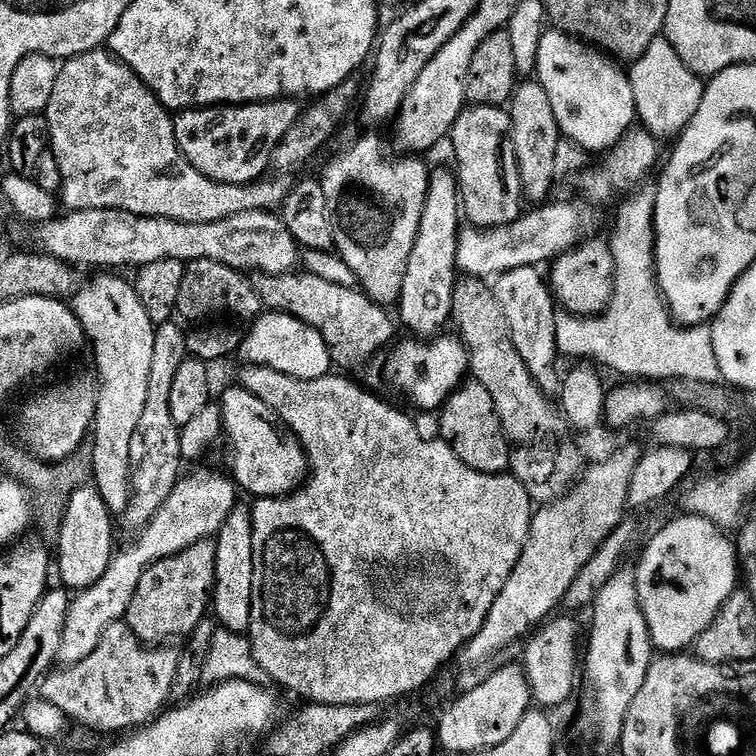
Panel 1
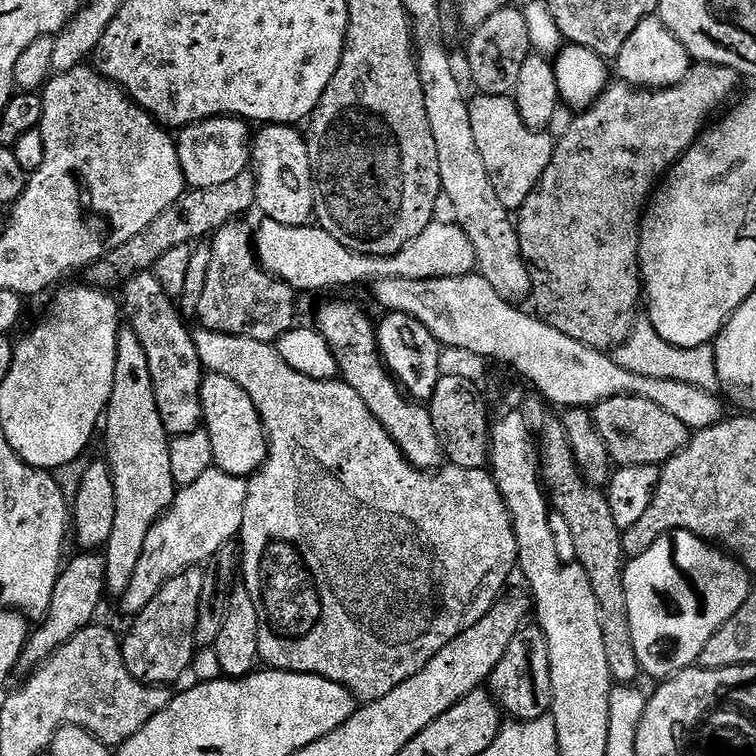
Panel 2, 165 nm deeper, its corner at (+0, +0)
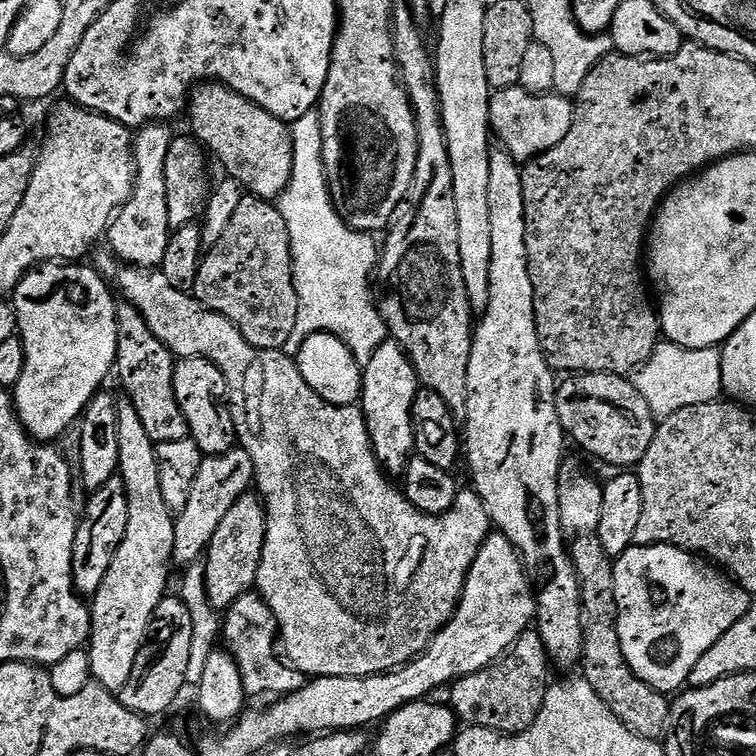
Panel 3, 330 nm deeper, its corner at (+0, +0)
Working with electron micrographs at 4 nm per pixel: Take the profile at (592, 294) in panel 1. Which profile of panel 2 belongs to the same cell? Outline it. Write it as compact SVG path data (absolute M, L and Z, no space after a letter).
M696 62L693 63L692 68L686 74L684 83L676 84L672 88L649 90L647 88L633 88L631 84L623 82L609 83L604 93L590 107L573 115L570 130L566 130L566 138L555 141L556 152L550 158L550 166L546 166L538 186L534 186L530 198L526 198L524 205L519 208L520 220L515 221L516 233L520 235L520 252L524 255L524 261L528 264L530 278L532 279L530 300L531 303L536 303L535 315L546 321L550 326L554 326L554 330L566 334L566 338L574 338L574 342L582 342L591 348L615 350L620 347L622 342L626 342L626 338L632 333L632 328L638 319L636 311L639 308L641 311L642 308L640 222L644 219L649 199L660 181L668 175L670 169L684 157L686 150L690 150L690 146L704 131L709 121L733 99L732 91L736 88L736 80L738 81L738 73L726 66Z

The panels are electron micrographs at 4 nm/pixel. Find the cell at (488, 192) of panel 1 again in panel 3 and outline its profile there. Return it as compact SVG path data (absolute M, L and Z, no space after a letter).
M519 86L498 88L492 93L490 102L490 122L495 139L502 143L503 151L509 152L517 162L533 160L546 150L558 146L576 117L573 101L566 96L527 92Z

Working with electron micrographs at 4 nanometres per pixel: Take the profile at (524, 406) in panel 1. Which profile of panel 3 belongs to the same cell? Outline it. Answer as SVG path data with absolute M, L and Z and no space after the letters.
M594 534L575 537L571 541L570 551L576 573L580 575L580 601L584 604L583 679L594 686L598 698L602 698L602 702L610 706L612 713L623 724L628 725L631 732L637 732L648 740L660 740L670 728L670 700L665 693L642 682L642 678L638 678L634 670L630 670L626 654L622 654L622 642L618 634L618 606L612 593L613 557L606 554L602 542Z

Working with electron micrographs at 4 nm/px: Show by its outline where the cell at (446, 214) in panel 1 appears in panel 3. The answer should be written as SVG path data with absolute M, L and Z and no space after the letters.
M389 338L377 350L370 362L363 365L364 391L362 393L362 411L366 418L368 433L372 439L372 449L385 472L392 476L403 475L408 462L414 455L416 433L412 408L416 404L416 395L422 391L420 378L412 359L401 344Z

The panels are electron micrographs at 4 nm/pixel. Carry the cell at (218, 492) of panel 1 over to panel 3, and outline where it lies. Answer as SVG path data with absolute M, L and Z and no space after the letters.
M233 446L229 452L223 452L220 456L205 456L198 470L198 478L194 478L192 483L188 502L175 517L172 558L177 565L197 563L207 553L208 543L214 538L214 530L222 526L222 518L226 518L230 506L234 506L234 502L238 502L238 498L242 498L253 487L255 478L254 462L242 447Z

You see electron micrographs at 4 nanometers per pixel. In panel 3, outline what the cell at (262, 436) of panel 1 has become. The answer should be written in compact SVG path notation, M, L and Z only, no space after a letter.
M189 356L177 363L174 388L178 402L182 406L182 414L186 414L190 438L199 446L201 452L205 456L220 456L223 452L229 452L237 443L237 439L230 407L228 379L224 377L223 370L213 360L203 360L200 356Z

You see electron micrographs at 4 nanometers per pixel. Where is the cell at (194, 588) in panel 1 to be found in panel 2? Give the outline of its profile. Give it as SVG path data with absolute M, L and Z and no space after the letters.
M199 567L188 568L182 574L170 578L170 582L166 582L166 586L162 586L162 590L158 590L156 597L142 611L135 613L133 620L136 621L133 622L128 637L126 635L123 637L122 647L126 670L130 670L130 674L134 678L138 678L138 682L172 686L175 685L175 680L182 679L184 672L186 676L191 669L193 657L198 651L194 630L198 626L198 598L202 598L203 577L204 573Z

